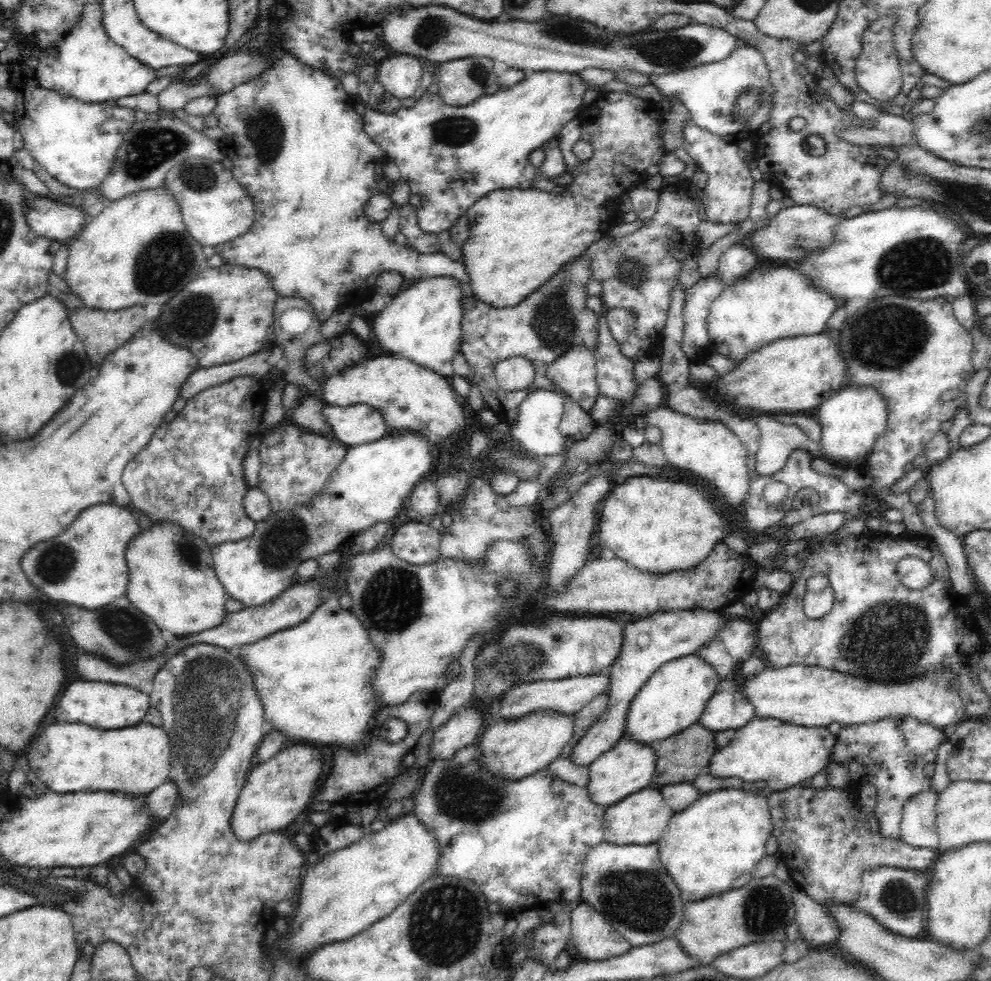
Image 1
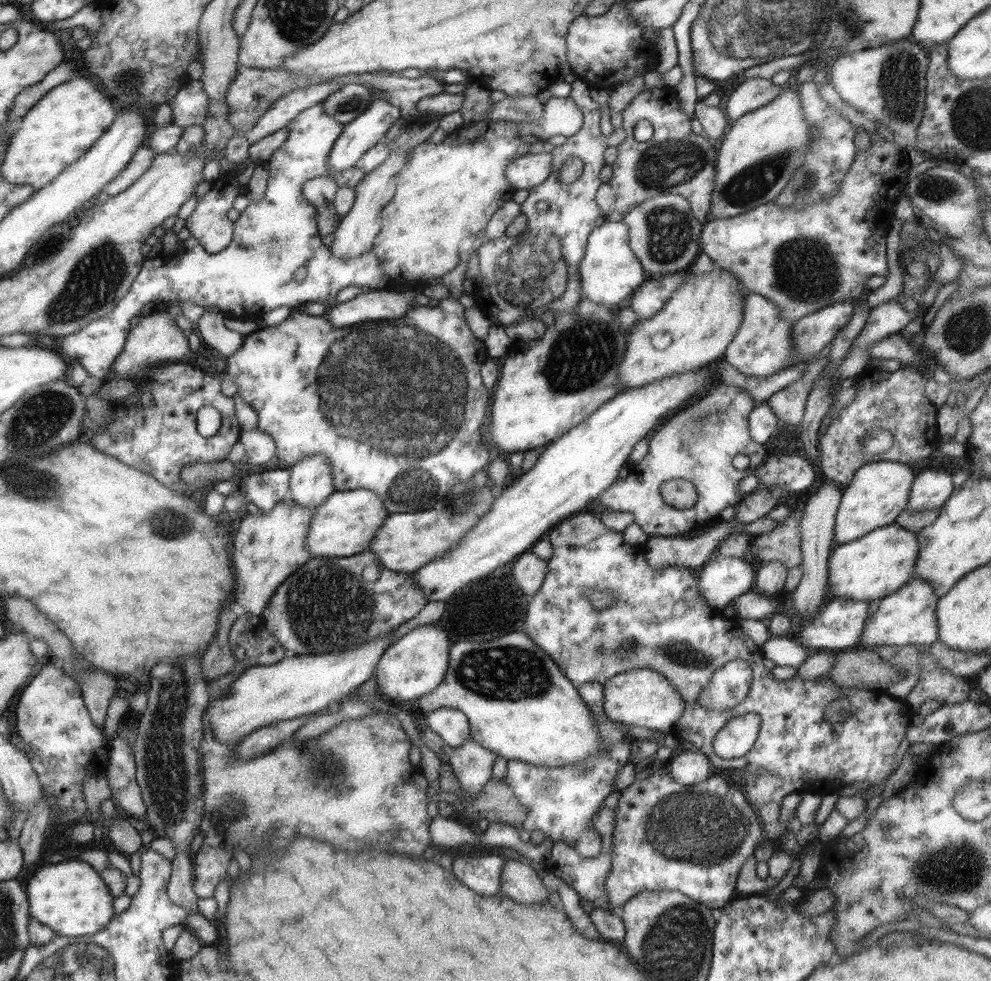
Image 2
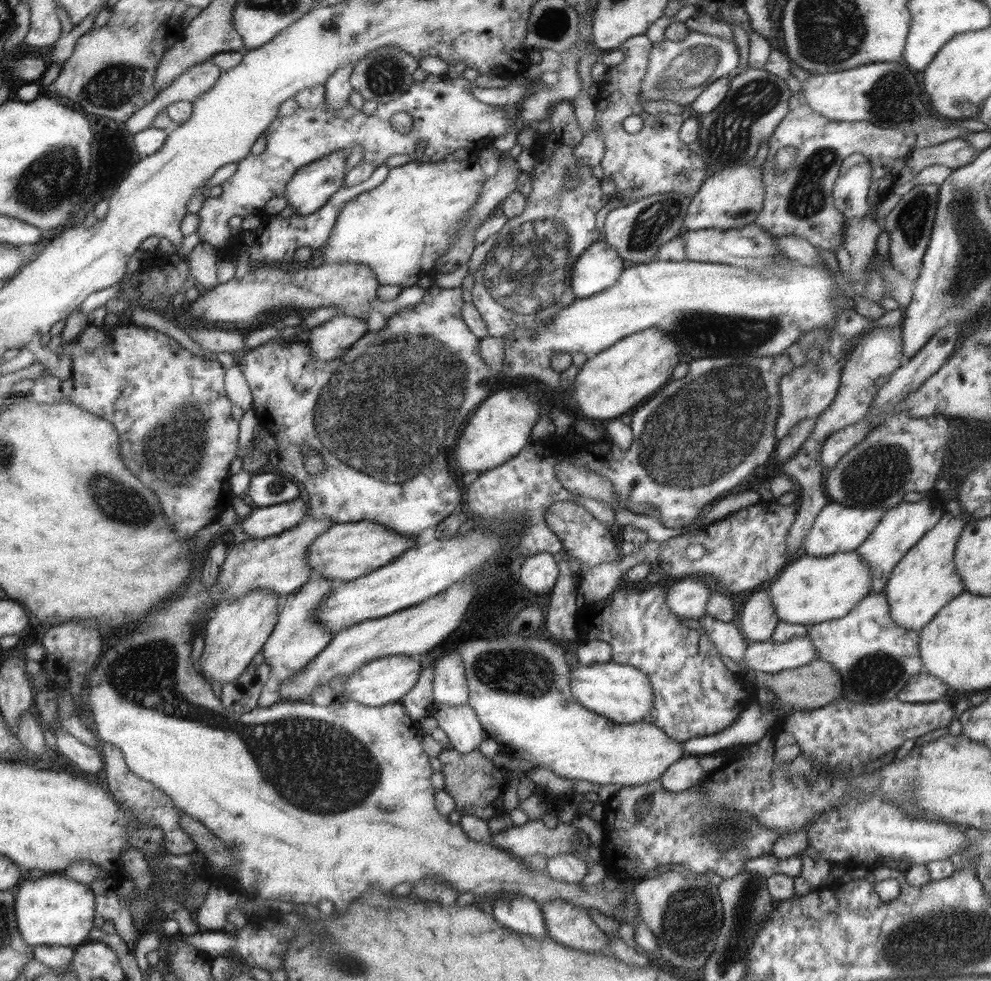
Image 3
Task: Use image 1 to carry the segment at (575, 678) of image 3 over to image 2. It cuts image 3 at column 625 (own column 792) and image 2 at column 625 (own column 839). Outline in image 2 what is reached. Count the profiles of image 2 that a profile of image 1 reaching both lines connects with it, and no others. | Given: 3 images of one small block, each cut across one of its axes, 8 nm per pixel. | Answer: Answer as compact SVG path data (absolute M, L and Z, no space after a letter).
M636 668L621 672L609 677L602 685L603 708L607 718L613 722L670 733L685 709L685 703L668 680L662 674L649 669Z

